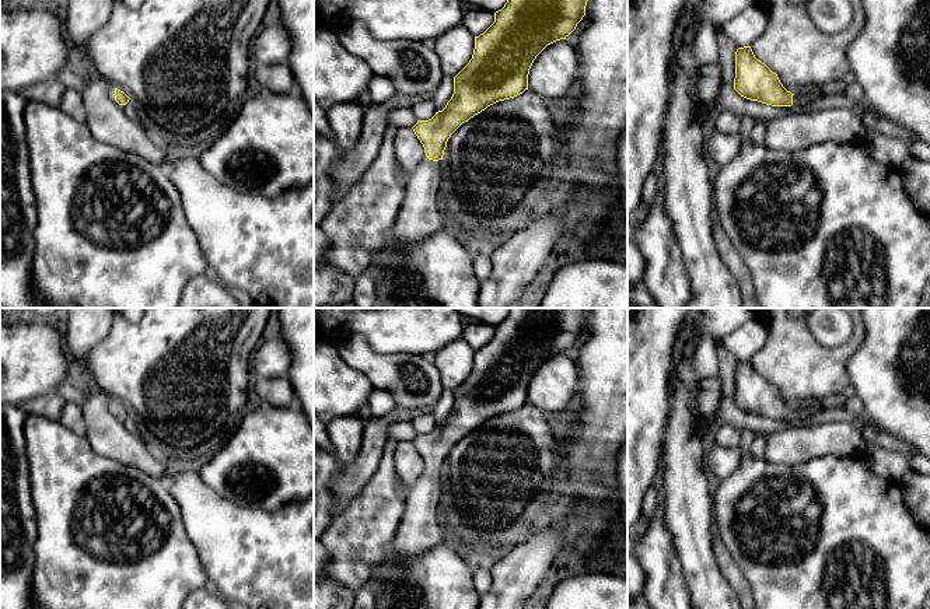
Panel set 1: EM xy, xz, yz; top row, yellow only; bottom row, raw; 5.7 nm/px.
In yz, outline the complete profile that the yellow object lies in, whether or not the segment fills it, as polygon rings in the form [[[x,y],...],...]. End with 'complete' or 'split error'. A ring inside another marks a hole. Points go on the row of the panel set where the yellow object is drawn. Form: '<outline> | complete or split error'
[[[751,46],[738,48],[735,52],[734,90],[747,99],[772,106],[804,106],[824,94],[840,94],[853,102],[868,104],[857,83],[791,94],[783,87],[777,74],[755,57]]] | split error

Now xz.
[[[507,0],[504,7],[494,13],[494,22],[479,36],[475,36],[475,49],[469,63],[454,77],[454,94],[443,111],[429,120],[417,120],[412,127],[424,147],[426,160],[415,169],[405,182],[405,199],[396,216],[389,238],[401,245],[413,245],[438,232],[444,221],[437,209],[437,190],[445,178],[443,164],[444,150],[451,134],[475,115],[487,106],[514,98],[528,90],[529,69],[536,56],[550,43],[566,39],[585,15],[588,0]]] | split error

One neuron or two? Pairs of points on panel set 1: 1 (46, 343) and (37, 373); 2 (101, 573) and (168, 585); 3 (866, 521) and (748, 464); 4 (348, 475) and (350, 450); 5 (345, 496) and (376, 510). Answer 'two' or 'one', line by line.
1: one
2: one
3: one
4: two
5: two

